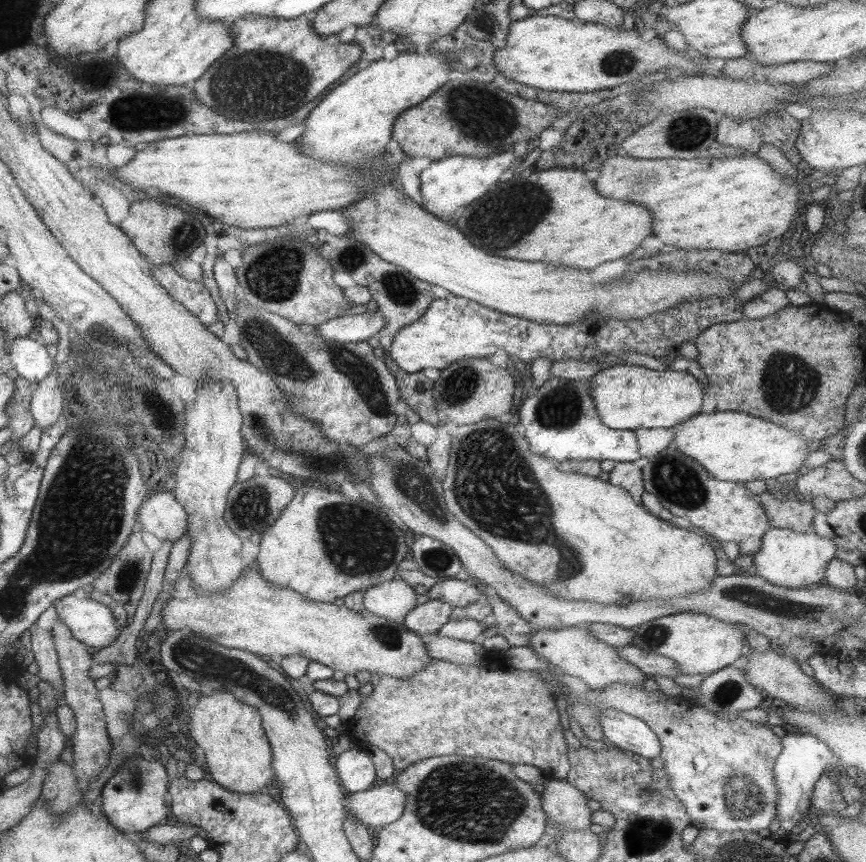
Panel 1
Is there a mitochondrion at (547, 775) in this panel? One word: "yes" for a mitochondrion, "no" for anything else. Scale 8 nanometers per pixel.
no

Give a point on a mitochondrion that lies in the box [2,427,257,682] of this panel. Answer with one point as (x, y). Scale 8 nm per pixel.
(128, 574)

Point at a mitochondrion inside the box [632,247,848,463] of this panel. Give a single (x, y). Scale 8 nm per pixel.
(789, 384)

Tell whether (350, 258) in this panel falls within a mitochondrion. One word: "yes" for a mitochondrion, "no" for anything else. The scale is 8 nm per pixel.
yes

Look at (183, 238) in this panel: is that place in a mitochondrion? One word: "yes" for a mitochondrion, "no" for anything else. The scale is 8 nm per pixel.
yes

